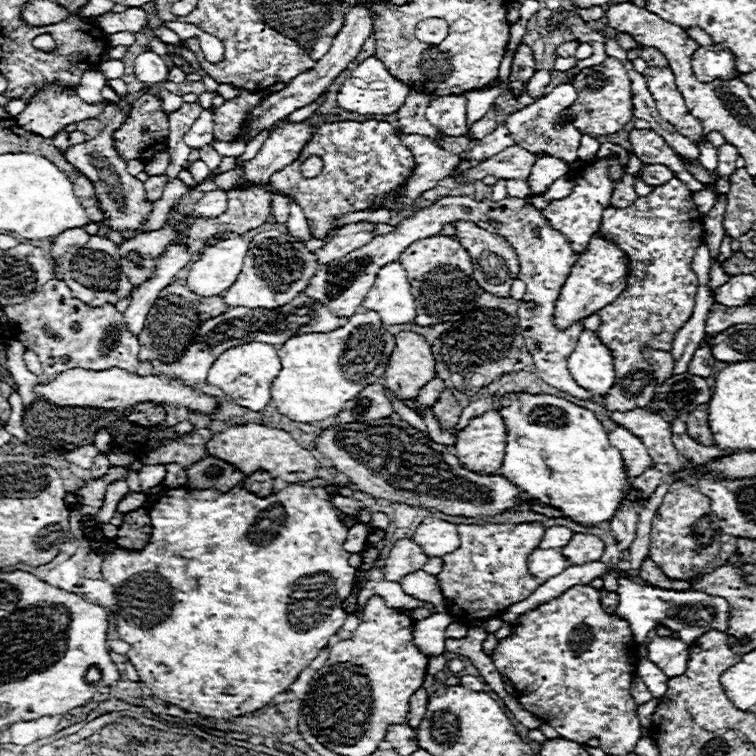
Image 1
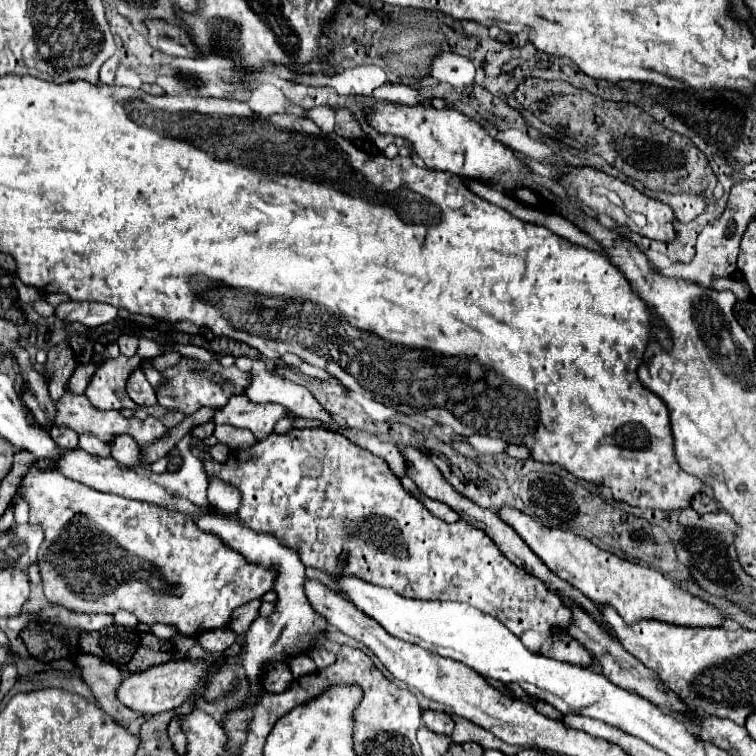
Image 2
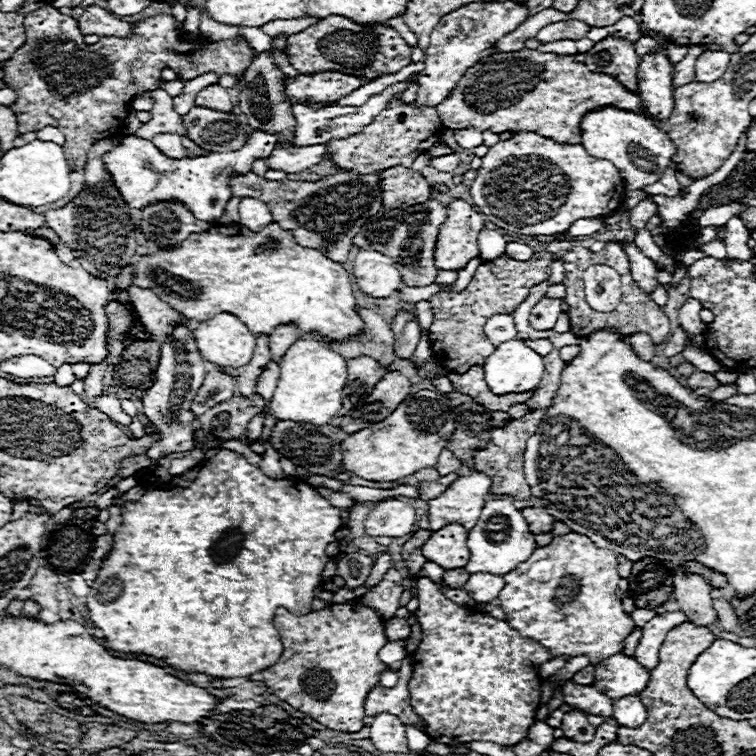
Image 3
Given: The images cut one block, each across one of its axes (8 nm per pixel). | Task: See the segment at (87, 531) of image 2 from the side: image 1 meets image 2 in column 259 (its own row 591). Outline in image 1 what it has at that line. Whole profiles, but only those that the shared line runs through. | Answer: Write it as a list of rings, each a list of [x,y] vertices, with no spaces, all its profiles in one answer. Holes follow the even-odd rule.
[[[572,586],[558,598],[528,610],[516,620],[512,634],[498,640],[490,658],[494,668],[514,684],[518,702],[554,726],[562,738],[580,744],[598,738],[606,754],[628,754],[638,744],[640,722],[630,696],[638,644],[628,620],[604,612],[596,588]]]

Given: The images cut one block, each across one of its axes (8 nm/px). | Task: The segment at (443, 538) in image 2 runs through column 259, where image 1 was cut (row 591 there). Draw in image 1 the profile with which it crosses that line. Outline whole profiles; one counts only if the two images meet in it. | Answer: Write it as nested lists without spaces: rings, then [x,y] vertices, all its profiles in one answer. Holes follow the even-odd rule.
[[[526,522],[526,524],[484,524],[484,526],[476,526],[476,524],[458,524],[458,534],[460,534],[460,550],[454,550],[452,554],[444,554],[444,568],[442,572],[436,576],[440,582],[440,590],[448,602],[448,612],[456,618],[456,620],[474,620],[474,618],[494,618],[500,612],[504,612],[512,602],[520,602],[524,598],[528,598],[528,594],[532,594],[532,590],[536,590],[538,580],[528,572],[528,554],[532,554],[532,550],[536,550],[542,534],[544,534],[544,526],[540,522]]]

